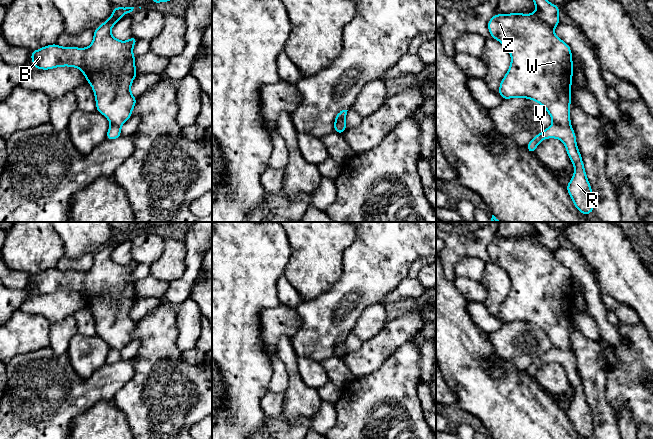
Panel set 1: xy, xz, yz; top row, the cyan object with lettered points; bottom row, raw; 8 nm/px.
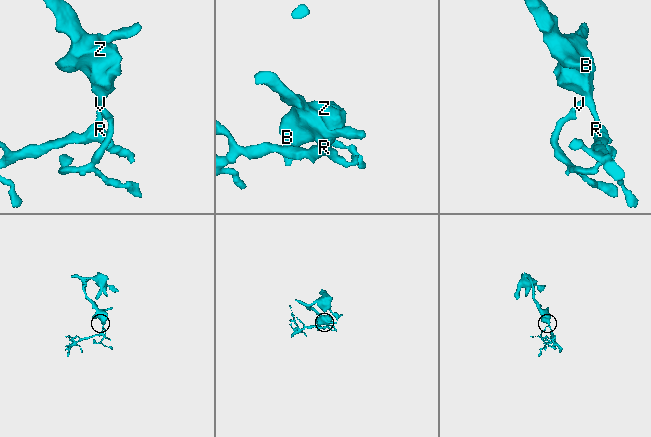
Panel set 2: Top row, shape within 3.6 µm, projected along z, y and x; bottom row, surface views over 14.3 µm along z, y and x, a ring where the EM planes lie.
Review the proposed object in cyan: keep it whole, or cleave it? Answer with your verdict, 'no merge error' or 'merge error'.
merge error

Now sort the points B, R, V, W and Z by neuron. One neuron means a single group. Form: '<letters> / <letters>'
B W Z / R V

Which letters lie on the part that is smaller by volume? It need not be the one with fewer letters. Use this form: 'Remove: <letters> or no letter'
Remove: R, V

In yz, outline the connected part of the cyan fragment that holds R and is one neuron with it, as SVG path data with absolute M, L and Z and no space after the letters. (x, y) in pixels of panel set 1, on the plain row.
M555 347L547 353L537 358L526 370L526 373L535 378L539 367L547 362L561 364L567 374L572 388L574 389L574 399L567 408L567 415L576 431L584 439L594 435L593 417L591 409L587 403L582 381L576 367L576 359L572 350L560 350Z

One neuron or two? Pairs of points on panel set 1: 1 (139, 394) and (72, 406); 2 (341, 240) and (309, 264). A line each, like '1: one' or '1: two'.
1: two
2: one

